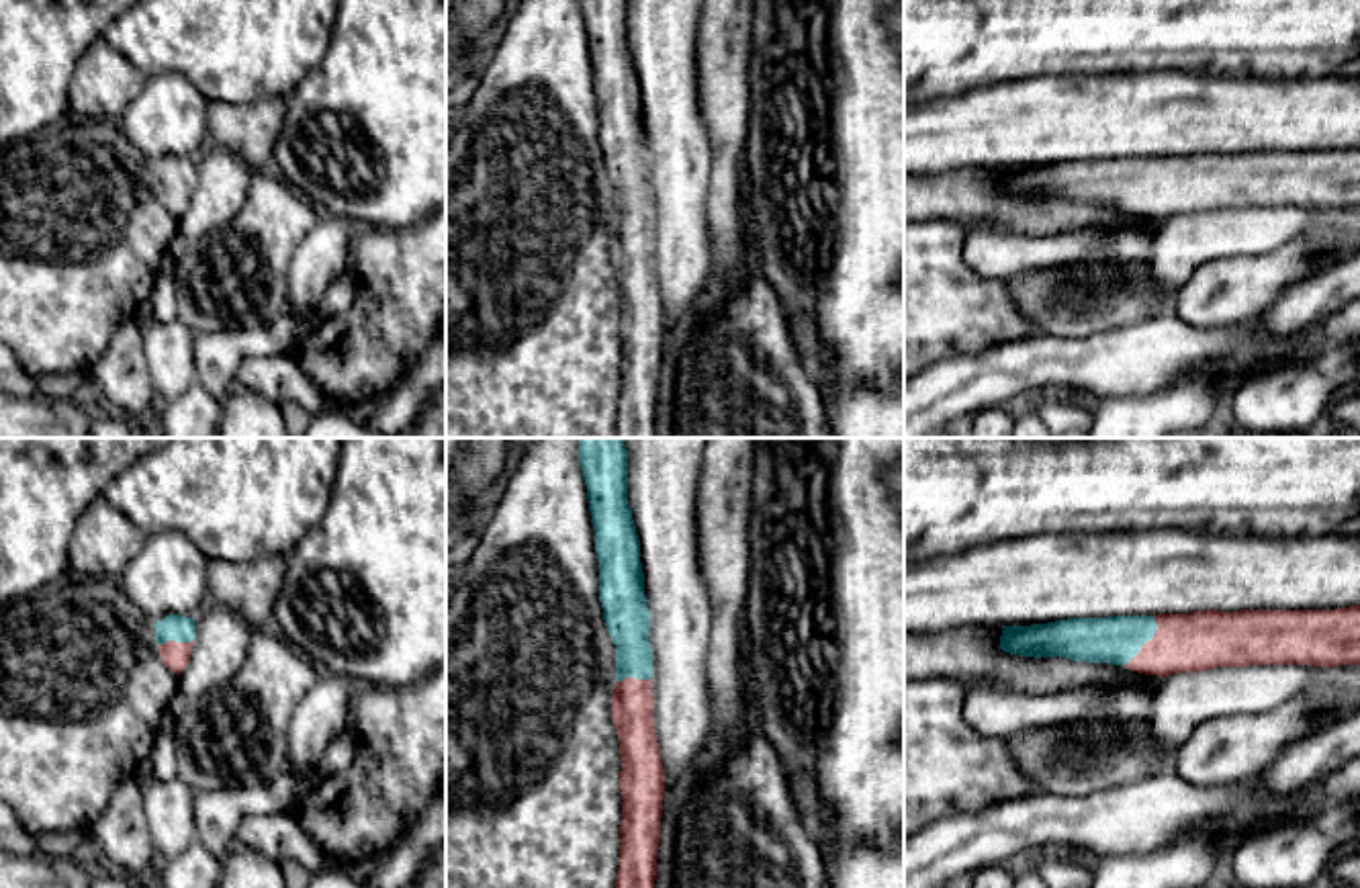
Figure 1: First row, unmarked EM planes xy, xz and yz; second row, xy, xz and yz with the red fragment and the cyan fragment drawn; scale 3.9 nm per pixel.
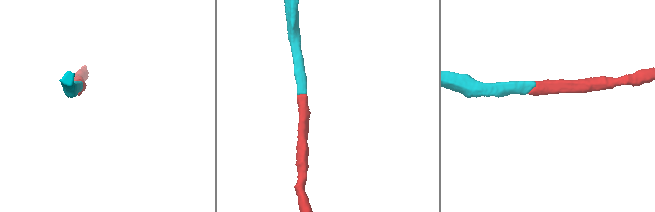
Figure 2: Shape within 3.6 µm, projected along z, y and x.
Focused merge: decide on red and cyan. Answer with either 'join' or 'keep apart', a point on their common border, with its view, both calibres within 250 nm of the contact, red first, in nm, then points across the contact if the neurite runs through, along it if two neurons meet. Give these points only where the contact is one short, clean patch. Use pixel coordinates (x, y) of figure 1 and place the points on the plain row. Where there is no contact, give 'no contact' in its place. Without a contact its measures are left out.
join; contact yz (1148, 183); calibres 240 and 190 nm; way yz (1197, 183), (1148, 183), (1117, 181)

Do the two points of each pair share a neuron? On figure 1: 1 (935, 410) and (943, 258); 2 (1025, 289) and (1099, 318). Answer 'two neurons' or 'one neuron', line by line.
1: two neurons
2: one neuron

